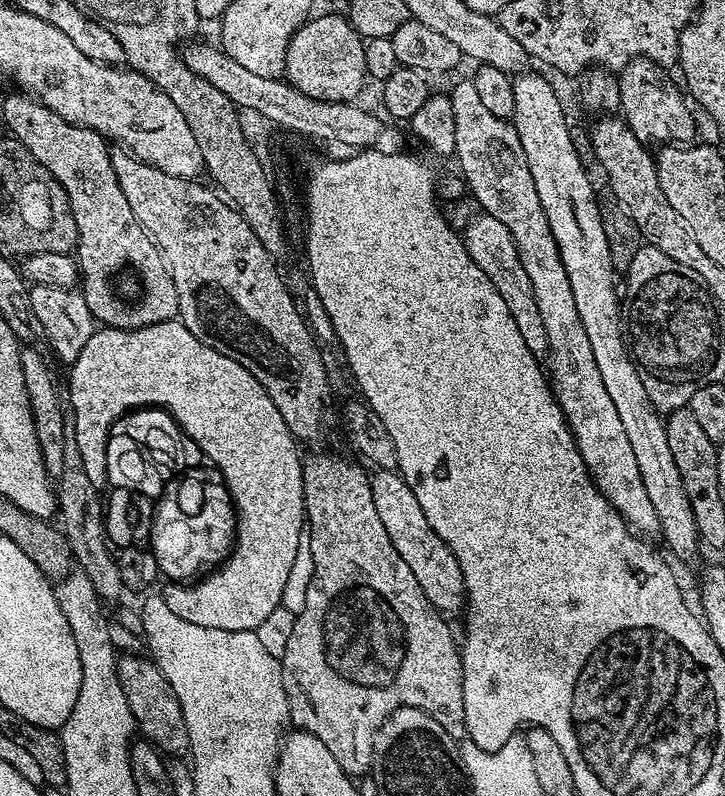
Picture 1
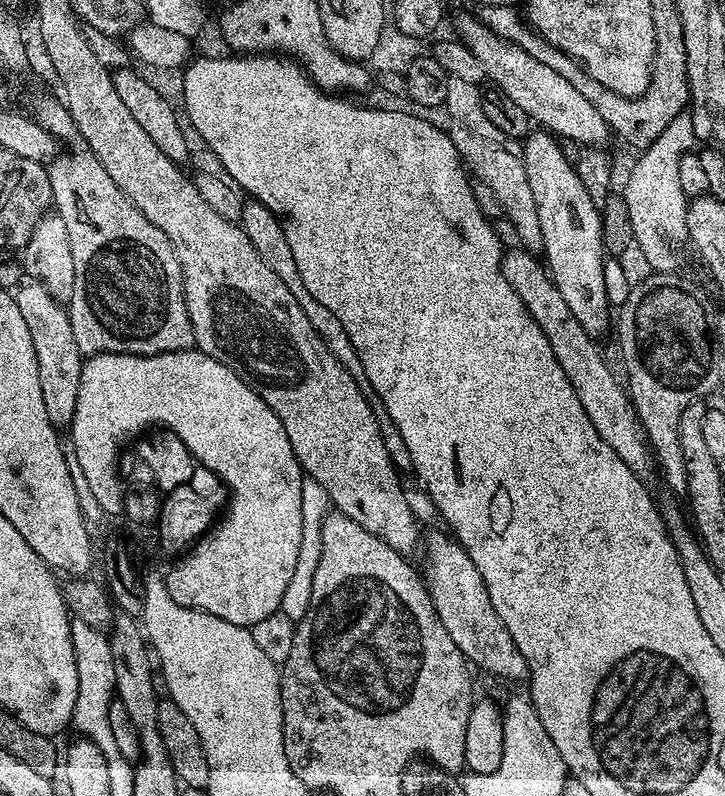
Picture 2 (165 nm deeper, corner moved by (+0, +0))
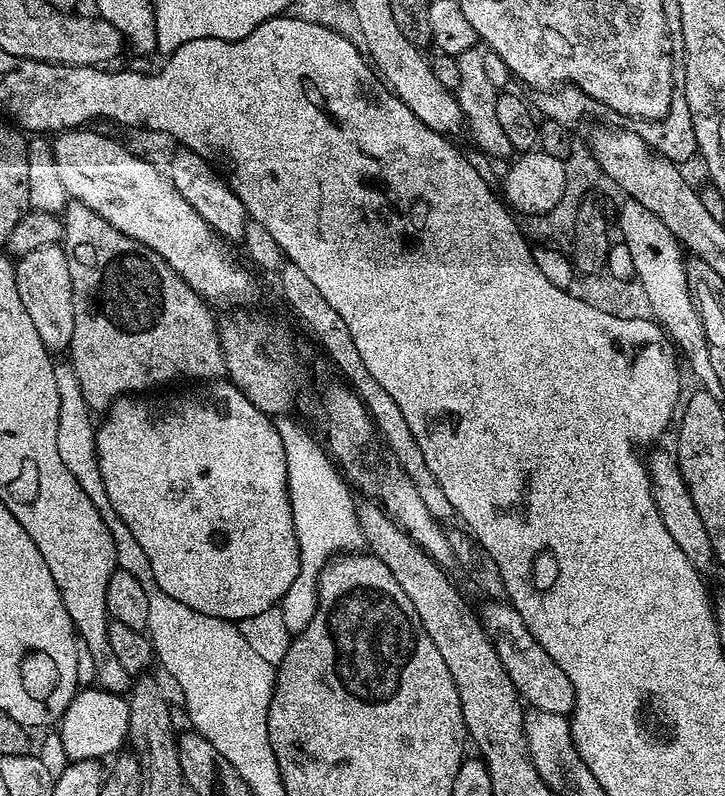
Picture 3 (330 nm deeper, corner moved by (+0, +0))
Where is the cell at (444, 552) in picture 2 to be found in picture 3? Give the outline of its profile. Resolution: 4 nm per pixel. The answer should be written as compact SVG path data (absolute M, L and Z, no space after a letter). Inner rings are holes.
M507 602L485 604L484 609L482 607L479 609L478 615L492 640L492 645L496 648L506 674L510 674L517 693L532 708L567 717L572 711L576 695L570 678L566 678L566 674L562 671L562 666L558 666L558 662L554 662L554 658L550 658L550 654L542 650L538 638L534 638L526 622L522 622L522 614L518 614L518 610L514 610L511 604Z

